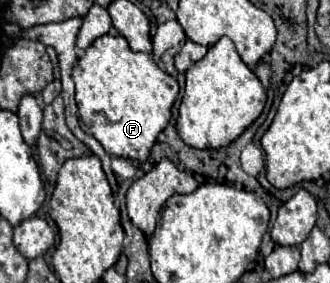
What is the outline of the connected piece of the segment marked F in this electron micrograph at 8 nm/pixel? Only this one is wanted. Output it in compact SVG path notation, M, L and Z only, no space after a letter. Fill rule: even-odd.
M122 35L98 37L78 59L72 79L76 83L82 131L92 135L108 155L146 161L158 133L170 121L172 105L178 97L178 81L162 71L152 55L134 53Z

